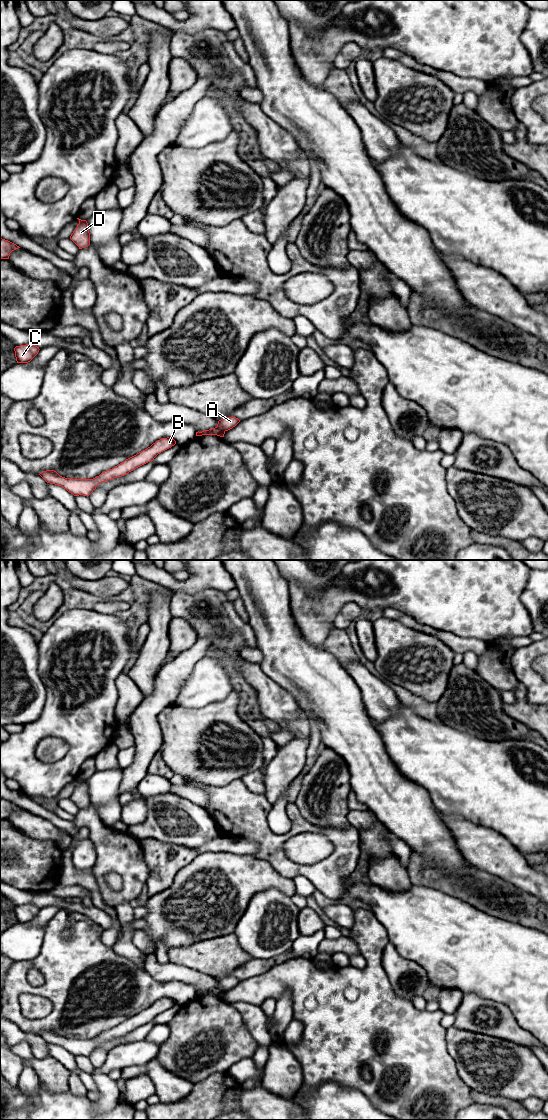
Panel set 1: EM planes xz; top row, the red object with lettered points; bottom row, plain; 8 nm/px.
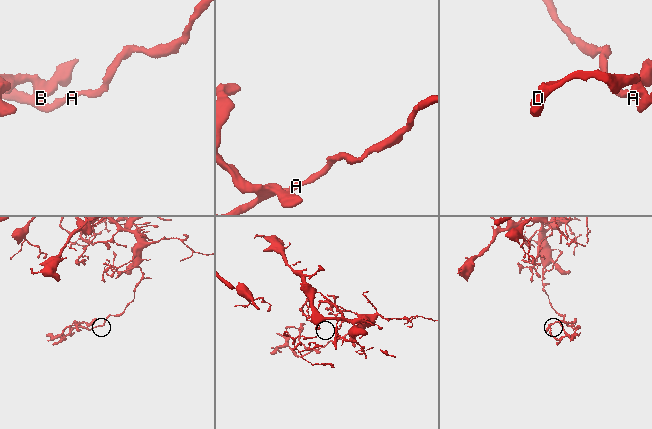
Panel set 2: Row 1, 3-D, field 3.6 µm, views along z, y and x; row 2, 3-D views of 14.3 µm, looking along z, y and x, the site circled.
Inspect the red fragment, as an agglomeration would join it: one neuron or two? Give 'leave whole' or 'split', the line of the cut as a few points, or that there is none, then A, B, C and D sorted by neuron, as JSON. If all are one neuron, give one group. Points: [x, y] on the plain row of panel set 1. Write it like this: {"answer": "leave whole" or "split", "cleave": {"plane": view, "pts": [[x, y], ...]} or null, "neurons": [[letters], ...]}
{"answer": "split", "cleave": {"plane": "xz", "pts": [[217, 986], [224, 991]]}, "neurons": [["A"], ["B", "C", "D"]]}

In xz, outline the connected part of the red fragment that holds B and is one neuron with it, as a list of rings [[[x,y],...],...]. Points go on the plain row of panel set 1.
[[[162,998],[153,1003],[147,1009],[137,1013],[136,1015],[126,1019],[112,1029],[109,1029],[93,1039],[71,1039],[60,1036],[54,1030],[46,1030],[39,1035],[50,1044],[55,1044],[66,1049],[74,1056],[89,1056],[101,1042],[105,1042],[117,1037],[124,1036],[136,1028],[153,1021],[161,1012],[171,1008],[176,1004],[172,998]]]

